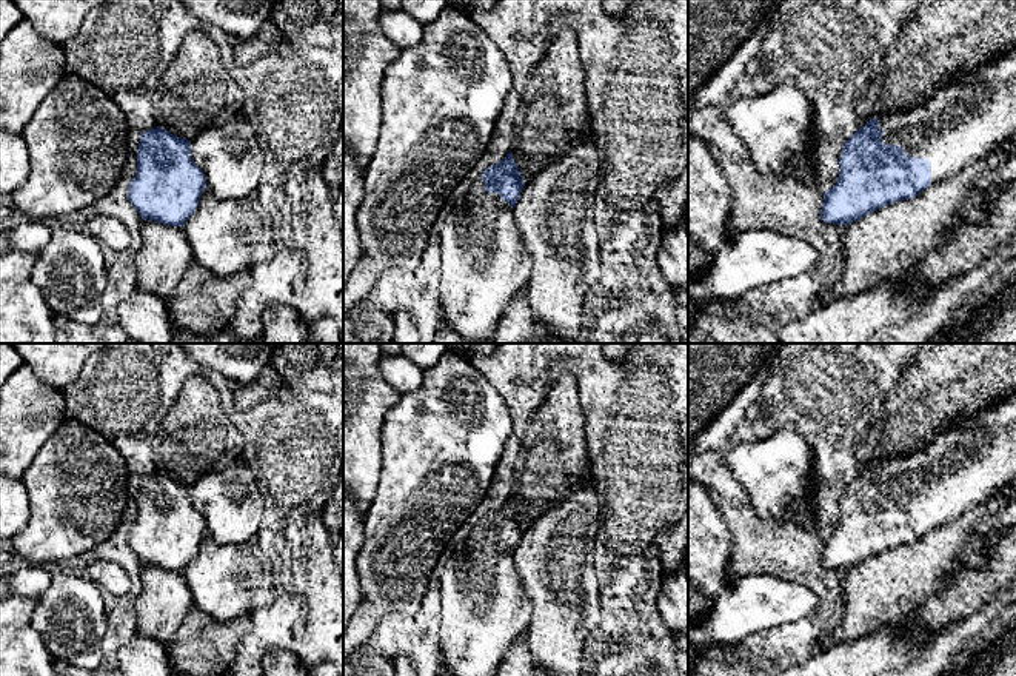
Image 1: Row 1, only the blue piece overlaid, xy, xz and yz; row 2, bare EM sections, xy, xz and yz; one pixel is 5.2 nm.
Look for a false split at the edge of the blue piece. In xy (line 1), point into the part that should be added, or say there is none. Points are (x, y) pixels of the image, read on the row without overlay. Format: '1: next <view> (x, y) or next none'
1: next none

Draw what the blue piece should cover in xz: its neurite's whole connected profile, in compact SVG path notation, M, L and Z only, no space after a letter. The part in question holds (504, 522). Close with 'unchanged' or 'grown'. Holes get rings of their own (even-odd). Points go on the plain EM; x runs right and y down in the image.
M510 496L482 519L462 524L448 542L442 570L440 648L453 676L494 676L513 642L525 634L531 607L522 591L514 551L525 531Z; grown

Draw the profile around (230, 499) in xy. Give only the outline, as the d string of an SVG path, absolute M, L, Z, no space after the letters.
M243 459L197 479L191 502L203 516L206 534L220 545L243 545L256 539L263 514L263 496Z

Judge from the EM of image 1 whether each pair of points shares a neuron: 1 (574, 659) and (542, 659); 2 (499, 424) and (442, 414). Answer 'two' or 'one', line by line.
1: one
2: one

